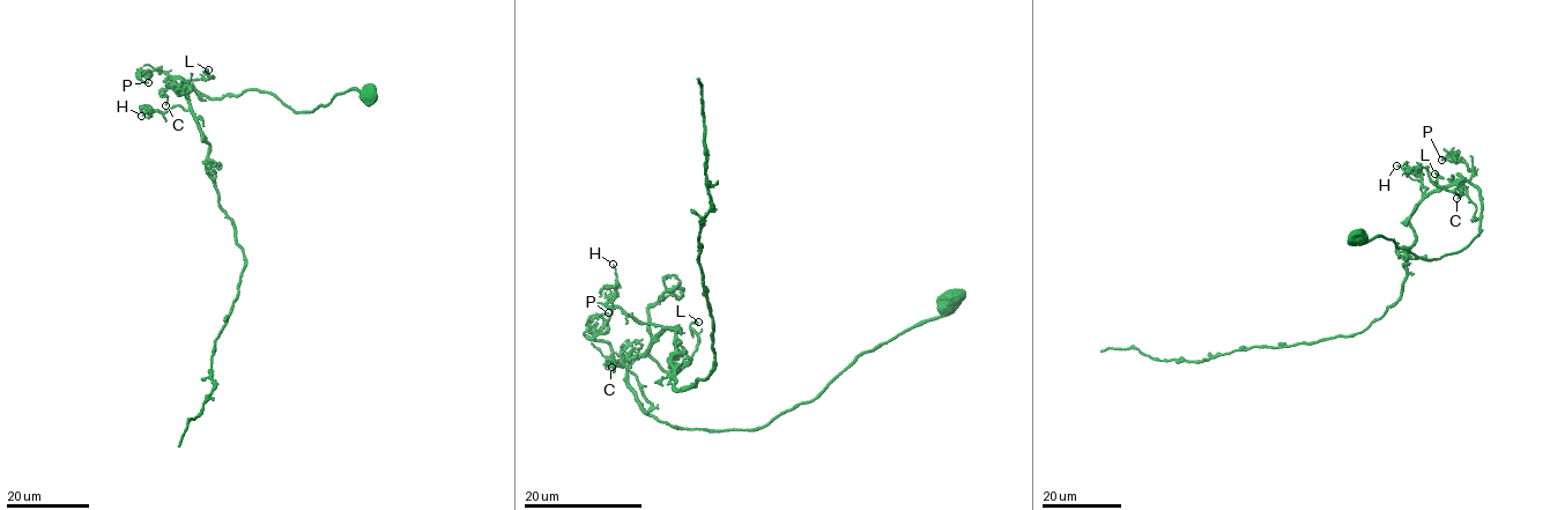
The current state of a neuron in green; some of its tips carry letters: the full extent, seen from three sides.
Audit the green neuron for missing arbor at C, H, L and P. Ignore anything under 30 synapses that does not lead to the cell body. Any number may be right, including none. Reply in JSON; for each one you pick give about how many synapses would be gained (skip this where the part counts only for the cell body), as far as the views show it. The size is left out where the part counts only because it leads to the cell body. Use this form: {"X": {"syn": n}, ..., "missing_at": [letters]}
{"missing_at": []}

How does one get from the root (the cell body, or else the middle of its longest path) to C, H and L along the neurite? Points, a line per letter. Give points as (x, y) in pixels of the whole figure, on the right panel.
C: (1357, 237), (1384, 236), (1430, 260), (1459, 251), (1478, 234), (1481, 219), (1461, 185), (1456, 198)
H: (1357, 237), (1384, 236), (1430, 260), (1482, 230), (1474, 185), (1422, 197), (1421, 174), (1396, 165)
L: (1357, 237), (1384, 236), (1430, 260), (1468, 245), (1482, 230), (1477, 189), (1461, 180), (1458, 194), (1434, 174)

